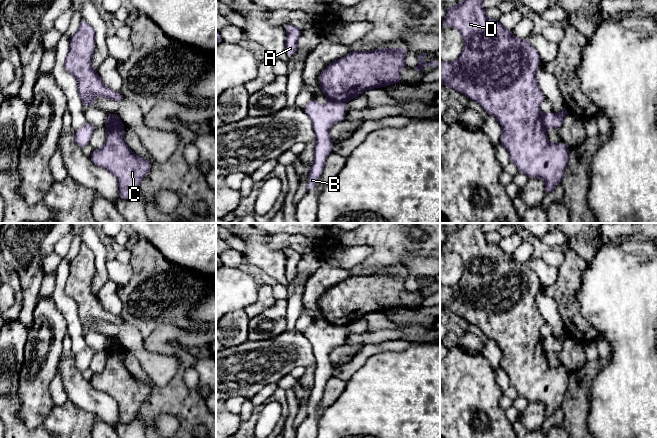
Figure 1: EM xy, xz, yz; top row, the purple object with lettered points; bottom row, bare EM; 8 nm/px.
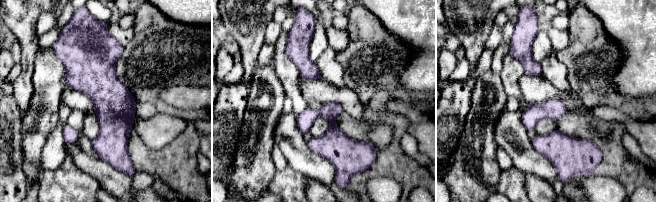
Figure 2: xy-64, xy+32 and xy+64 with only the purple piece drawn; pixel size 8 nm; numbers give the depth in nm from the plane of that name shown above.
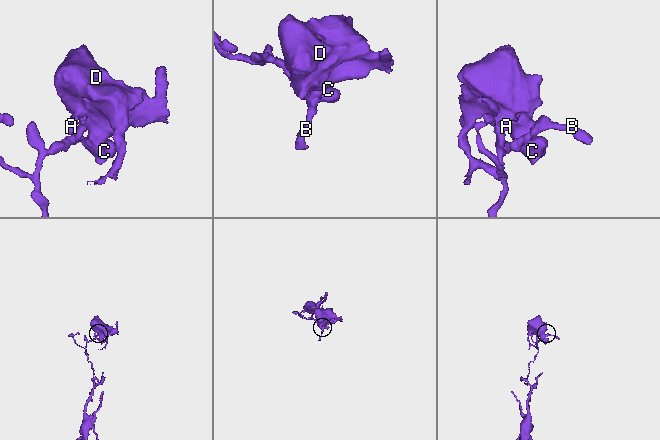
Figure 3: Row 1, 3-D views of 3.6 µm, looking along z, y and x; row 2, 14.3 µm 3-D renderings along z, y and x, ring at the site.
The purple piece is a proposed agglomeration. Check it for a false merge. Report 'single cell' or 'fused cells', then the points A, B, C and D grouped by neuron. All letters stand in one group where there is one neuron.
fused cells; groups A C D / B

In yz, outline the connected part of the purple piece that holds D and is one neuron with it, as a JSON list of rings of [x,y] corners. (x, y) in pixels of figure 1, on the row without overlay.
[[[466,223],[462,227],[447,232],[447,240],[441,249],[447,251],[455,249],[464,263],[464,272],[454,286],[440,285],[440,307],[450,310],[477,326],[488,339],[497,343],[502,351],[499,367],[508,375],[510,385],[529,402],[543,402],[545,419],[547,419],[556,412],[564,400],[564,394],[568,388],[569,371],[563,365],[558,368],[551,367],[541,347],[543,339],[540,335],[540,328],[546,323],[536,302],[541,281],[526,262],[517,263],[512,255],[506,253],[498,244],[488,243],[486,234],[482,230],[483,224]]]

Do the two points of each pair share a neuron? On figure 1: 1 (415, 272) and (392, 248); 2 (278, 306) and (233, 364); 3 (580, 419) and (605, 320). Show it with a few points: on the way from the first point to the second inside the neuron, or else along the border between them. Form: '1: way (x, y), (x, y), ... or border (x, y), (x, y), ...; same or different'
1: border (425, 256), (407, 253), (402, 259), (403, 270); different
2: border (275, 336), (269, 339), (248, 340); different
3: border (608, 360), (607, 364), (593, 379), (590, 387); different

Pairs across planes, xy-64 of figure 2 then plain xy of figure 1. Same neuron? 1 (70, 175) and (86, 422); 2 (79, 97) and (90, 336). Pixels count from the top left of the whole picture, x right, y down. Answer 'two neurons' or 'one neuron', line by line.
1: one neuron
2: one neuron

